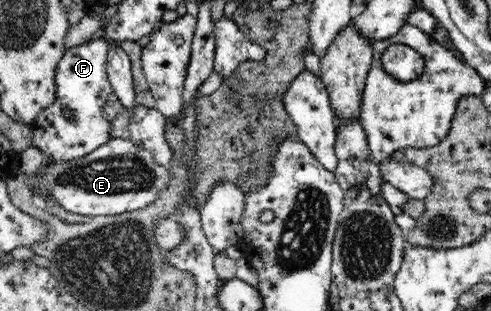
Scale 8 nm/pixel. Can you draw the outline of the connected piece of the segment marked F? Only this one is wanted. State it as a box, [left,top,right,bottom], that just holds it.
[28,34,114,169]

